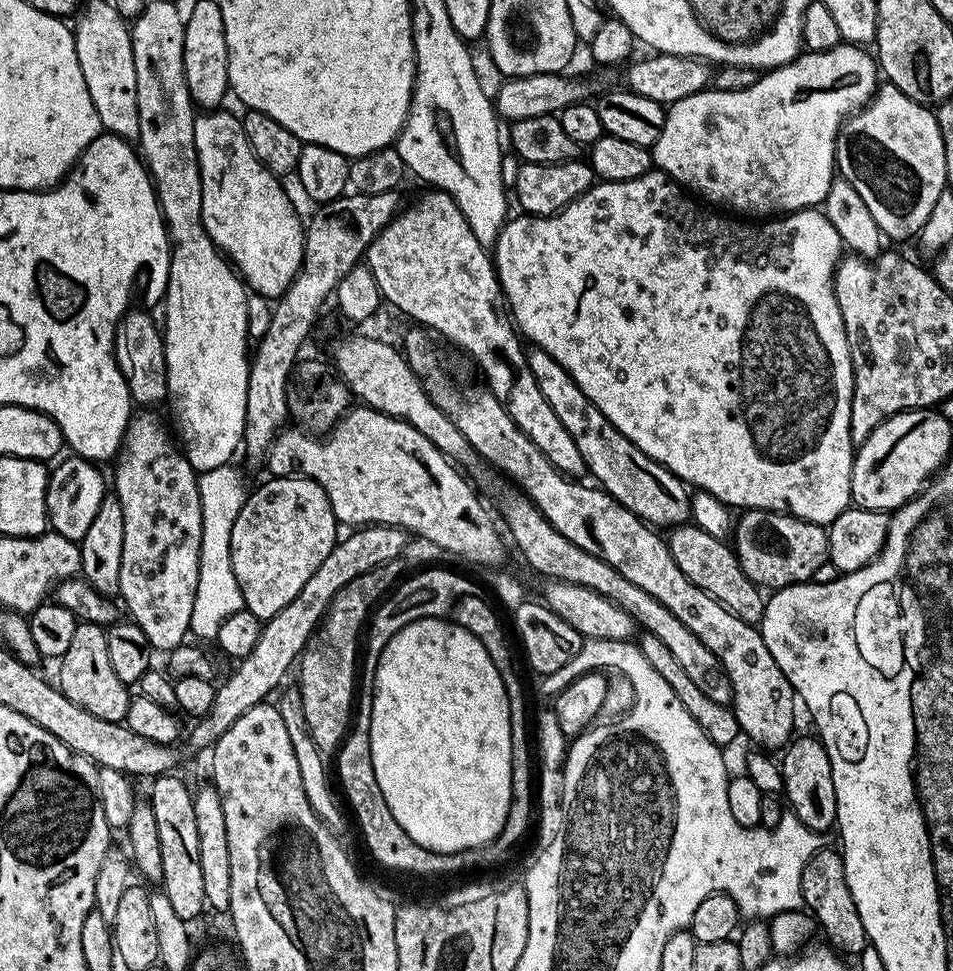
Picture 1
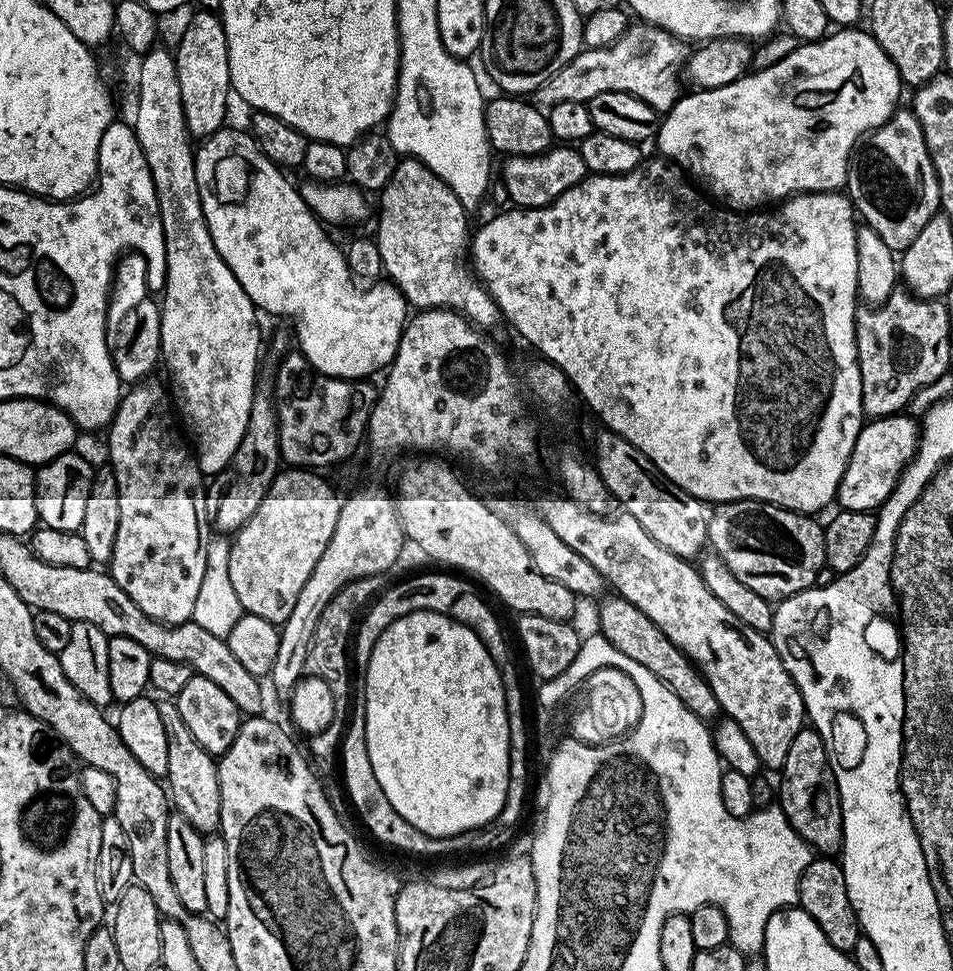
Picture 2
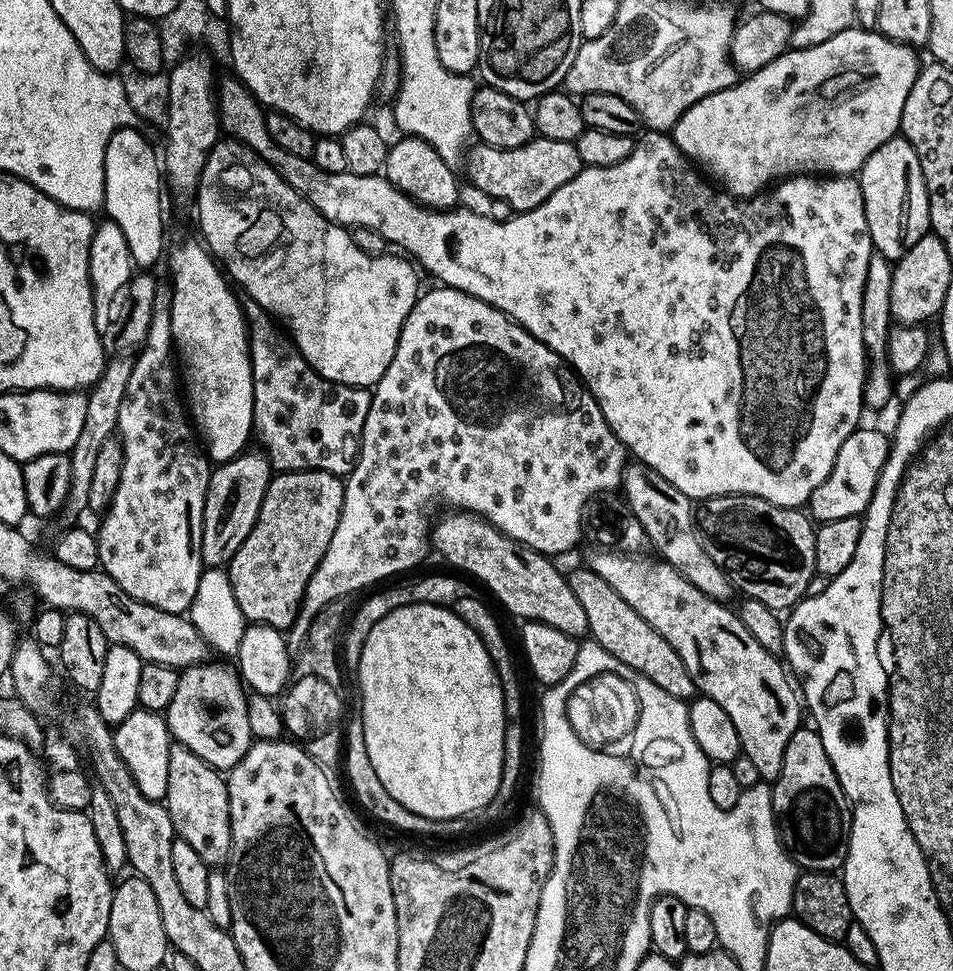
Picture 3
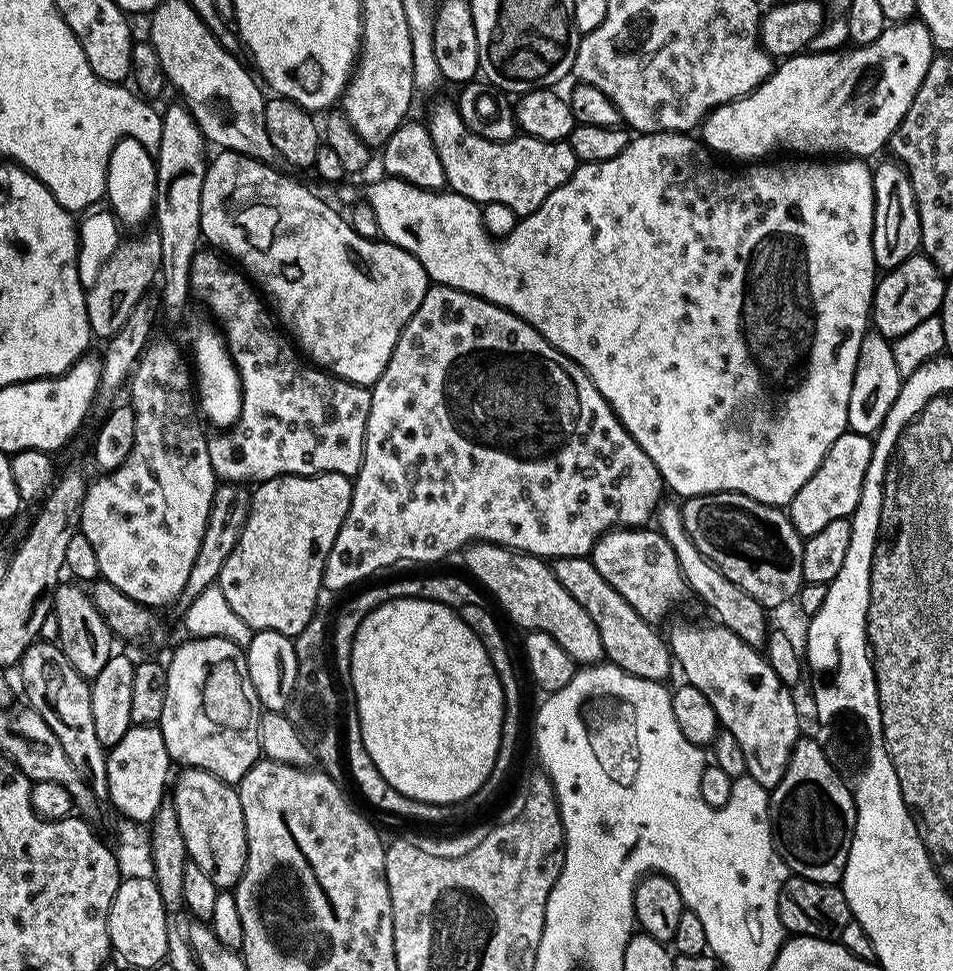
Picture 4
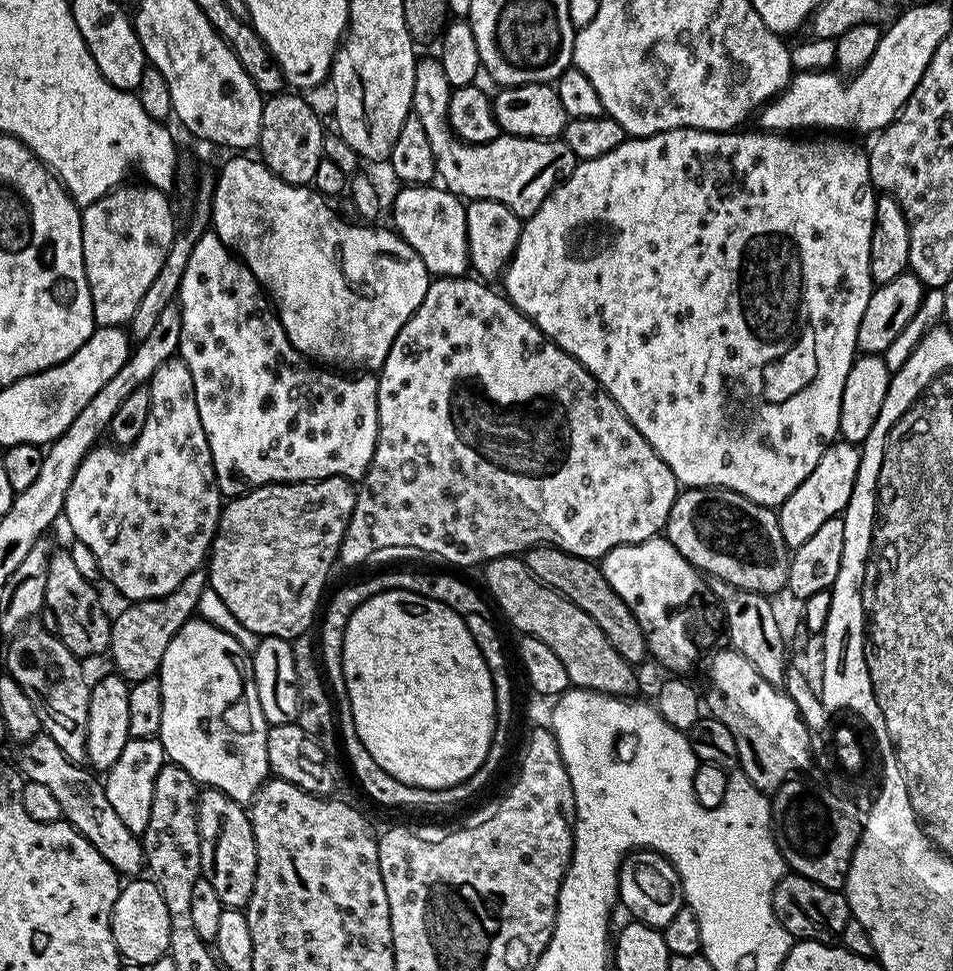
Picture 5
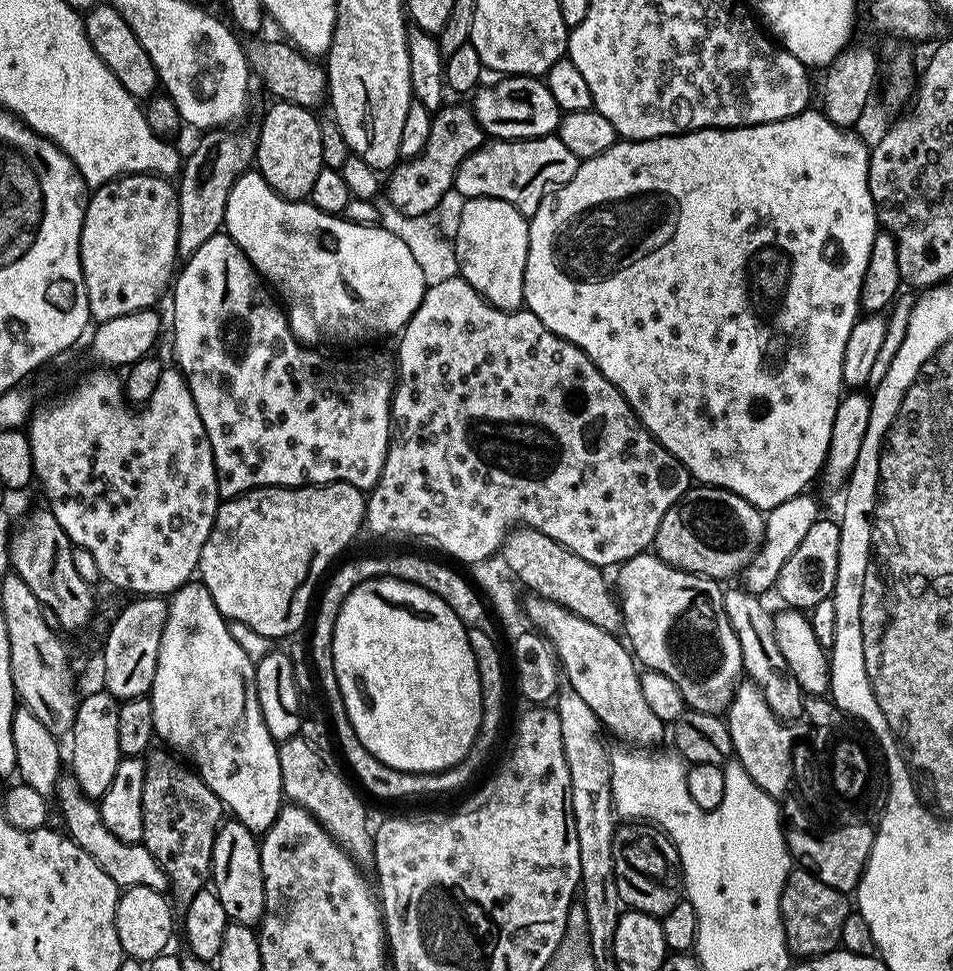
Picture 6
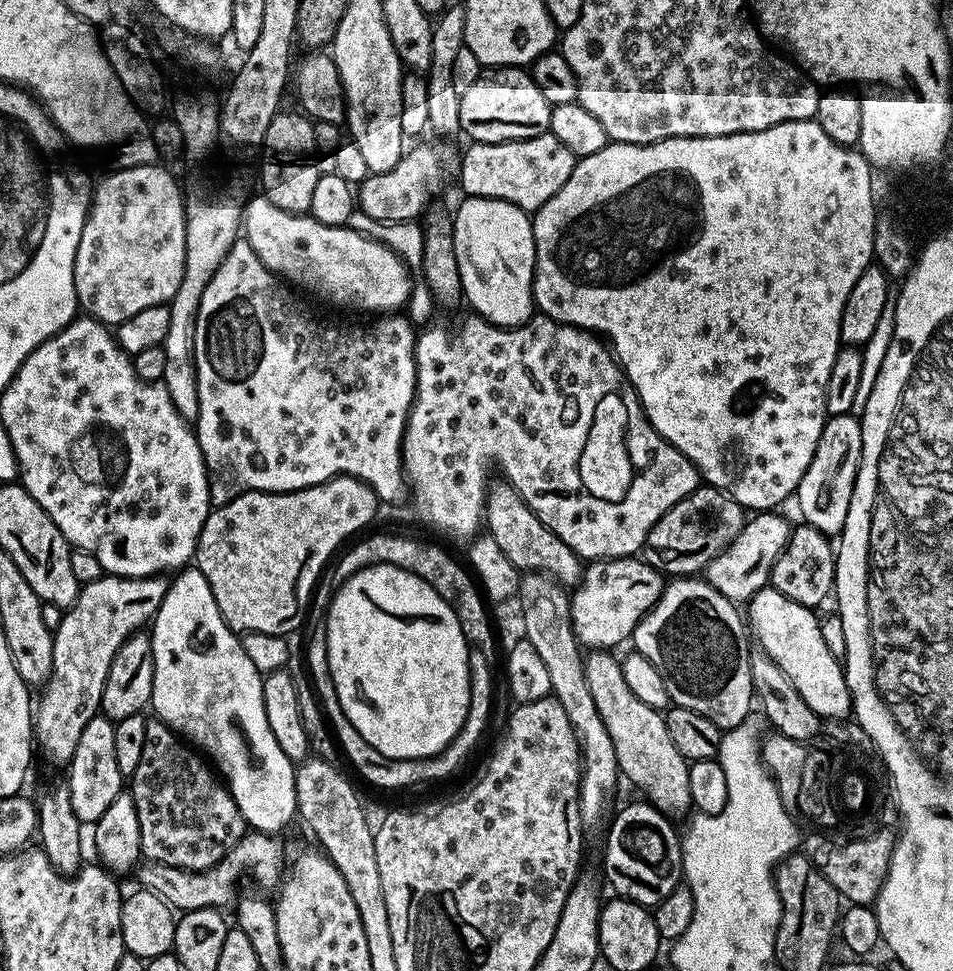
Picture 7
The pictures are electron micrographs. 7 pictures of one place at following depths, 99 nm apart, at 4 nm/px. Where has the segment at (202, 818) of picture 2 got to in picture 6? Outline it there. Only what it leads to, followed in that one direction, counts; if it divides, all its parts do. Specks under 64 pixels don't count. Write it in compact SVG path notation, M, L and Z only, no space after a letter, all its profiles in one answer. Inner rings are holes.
M225 819L216 831L210 884L218 902L222 902L222 910L226 910L231 923L241 924L247 928L256 928L259 925L266 910L266 886L262 878L260 840L257 833L242 826L240 820Z

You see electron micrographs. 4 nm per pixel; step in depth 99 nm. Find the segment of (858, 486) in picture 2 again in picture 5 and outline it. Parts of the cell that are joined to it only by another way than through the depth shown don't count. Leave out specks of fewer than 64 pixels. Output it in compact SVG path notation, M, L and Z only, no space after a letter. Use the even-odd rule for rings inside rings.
M833 442L828 445L827 450L818 458L818 466L810 470L808 477L779 505L778 515L782 526L782 538L788 543L789 549L795 550L806 542L806 538L812 537L822 522L830 518L840 516L848 507L854 482L858 478L858 466L860 465L860 448L855 444L847 442Z

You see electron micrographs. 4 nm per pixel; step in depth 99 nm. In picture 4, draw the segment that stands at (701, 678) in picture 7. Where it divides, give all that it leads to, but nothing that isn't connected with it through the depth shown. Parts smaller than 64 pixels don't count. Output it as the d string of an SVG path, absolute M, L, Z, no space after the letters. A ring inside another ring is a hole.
M621 528L604 532L592 547L590 559L598 574L602 574L602 578L606 578L606 582L610 582L610 586L614 586L614 590L618 590L618 594L638 610L641 618L653 626L666 619L668 611L686 596L678 558L657 529Z

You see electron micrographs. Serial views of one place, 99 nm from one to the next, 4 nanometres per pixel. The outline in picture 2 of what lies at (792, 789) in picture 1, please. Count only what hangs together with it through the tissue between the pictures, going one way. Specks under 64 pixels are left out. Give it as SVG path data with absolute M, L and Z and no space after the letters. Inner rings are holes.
M801 728L794 742L790 742L790 754L786 754L782 775L784 777L780 784L778 780L778 803L792 829L817 853L839 853L844 842L840 795L836 789L832 763L828 760L828 751L815 728Z

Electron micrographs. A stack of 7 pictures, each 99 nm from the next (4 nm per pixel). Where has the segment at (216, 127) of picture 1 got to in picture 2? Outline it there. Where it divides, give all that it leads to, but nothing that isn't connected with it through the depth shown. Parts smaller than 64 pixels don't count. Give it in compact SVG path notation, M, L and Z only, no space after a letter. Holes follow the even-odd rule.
M225 126L214 134L203 137L199 141L198 147L195 149L196 157L196 181L198 182L198 194L202 198L202 210L206 214L206 226L210 230L210 238L214 238L214 246L218 250L218 254L222 254L222 258L226 262L226 266L230 266L230 270L234 274L234 278L238 278L238 282L242 286L242 290L246 290L246 294L256 305L261 313L269 312L272 316L289 316L296 323L296 336L294 332L294 340L298 345L298 351L301 356L312 364L317 372L324 376L337 376L343 380L362 380L371 377L371 372L387 369L391 364L396 351L400 345L400 336L404 333L404 326L410 316L410 305L408 300L397 290L395 284L391 282L381 282L370 286L369 288L360 288L352 281L352 271L348 268L348 263L344 257L341 245L336 245L334 241L328 237L329 229L325 227L321 221L316 219L315 214L308 209L306 202L300 196L300 189L294 183L291 184L287 180L285 173L277 168L274 161L266 158L266 154L262 154L262 150L256 145L256 139L252 137L251 131L240 128L231 128Z

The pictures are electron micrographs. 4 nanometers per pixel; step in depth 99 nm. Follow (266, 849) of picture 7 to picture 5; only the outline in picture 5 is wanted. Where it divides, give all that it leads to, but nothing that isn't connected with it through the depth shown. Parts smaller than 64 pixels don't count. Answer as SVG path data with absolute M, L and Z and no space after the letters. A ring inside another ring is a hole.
M47 734L23 741L21 748L24 749L20 752L18 768L23 779L47 786L58 801L61 817L73 824L78 834L82 834L82 838L86 838L86 842L90 842L90 846L94 846L94 850L98 850L98 854L102 854L102 858L106 858L106 862L110 862L110 866L119 872L121 877L132 878L143 873L146 865L141 837L126 830L122 818L118 818L114 806L110 806L110 798L106 798L103 783L87 767L66 758L66 754L58 750L58 742L54 742L54 738Z

